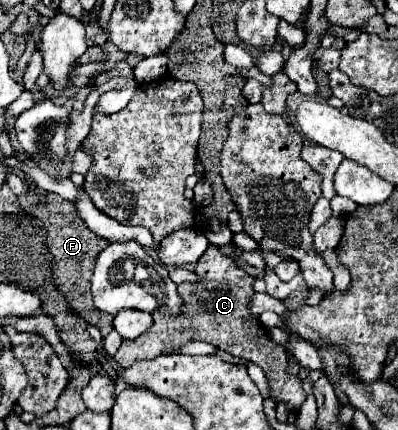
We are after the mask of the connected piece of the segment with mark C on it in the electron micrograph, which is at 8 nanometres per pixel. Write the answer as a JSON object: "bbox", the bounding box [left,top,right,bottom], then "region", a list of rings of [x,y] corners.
{"bbox":[114,245,306,411],"region":[[[210,245],[202,255],[202,273],[196,283],[180,283],[178,295],[182,299],[182,313],[170,315],[162,311],[152,313],[152,327],[136,337],[134,341],[122,341],[120,349],[114,355],[114,361],[122,367],[130,367],[138,359],[158,357],[168,347],[180,347],[190,339],[206,341],[218,349],[224,349],[236,357],[246,357],[248,361],[260,365],[270,379],[272,399],[284,401],[290,405],[290,411],[300,409],[306,399],[300,375],[288,371],[286,351],[270,339],[268,329],[260,323],[256,315],[250,313],[250,299],[256,293],[254,281],[256,277],[242,271],[230,257],[224,257],[218,247]]]}

